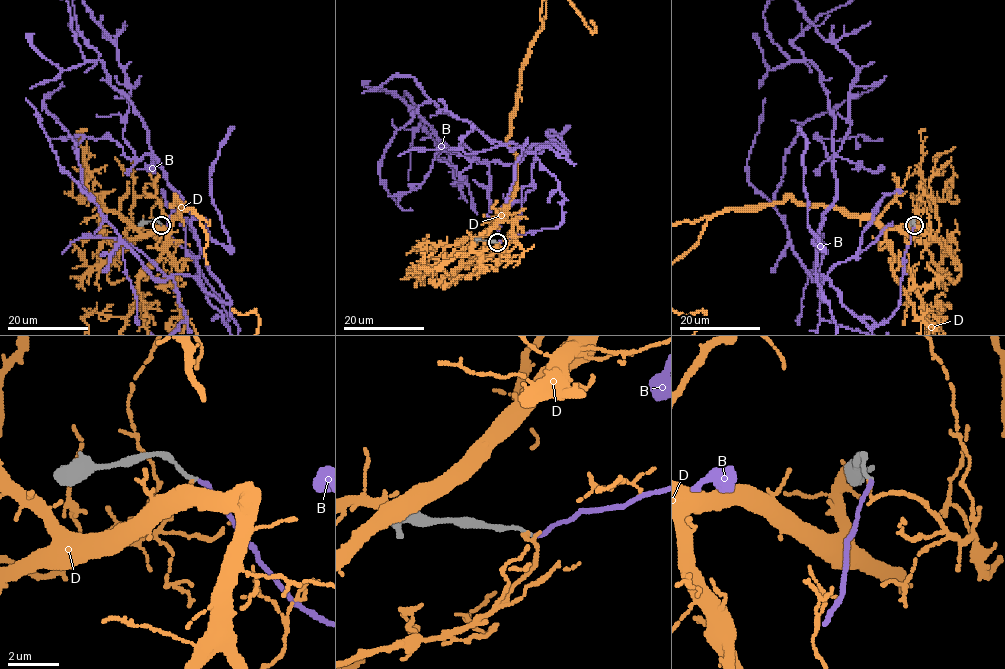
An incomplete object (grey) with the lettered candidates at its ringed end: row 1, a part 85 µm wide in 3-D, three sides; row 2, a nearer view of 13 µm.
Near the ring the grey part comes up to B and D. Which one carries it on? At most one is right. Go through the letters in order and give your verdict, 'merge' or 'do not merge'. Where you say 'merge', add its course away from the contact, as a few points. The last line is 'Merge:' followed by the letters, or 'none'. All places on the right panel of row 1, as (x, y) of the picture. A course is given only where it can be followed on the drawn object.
B: merge | via (914, 224), (886, 320), (868, 327), (826, 279), (819, 293), (856, 67)
D: do not merge
Merge: B

